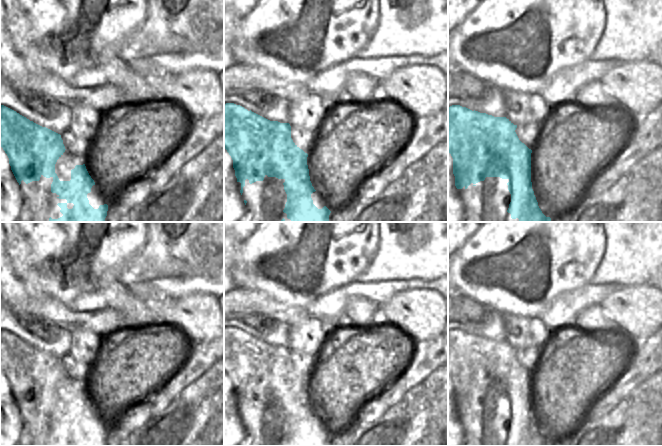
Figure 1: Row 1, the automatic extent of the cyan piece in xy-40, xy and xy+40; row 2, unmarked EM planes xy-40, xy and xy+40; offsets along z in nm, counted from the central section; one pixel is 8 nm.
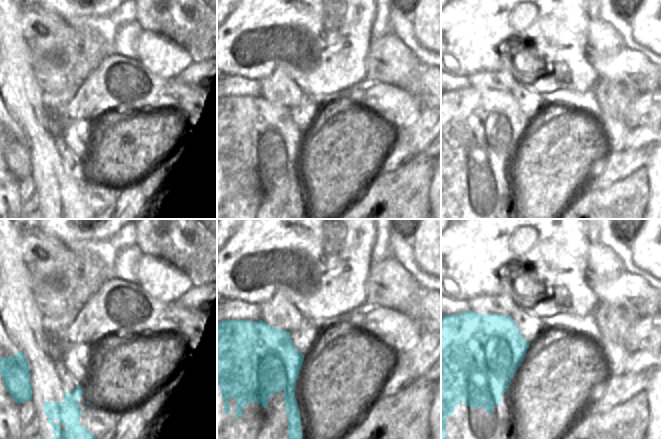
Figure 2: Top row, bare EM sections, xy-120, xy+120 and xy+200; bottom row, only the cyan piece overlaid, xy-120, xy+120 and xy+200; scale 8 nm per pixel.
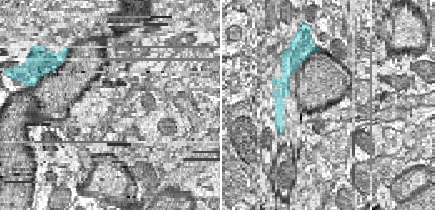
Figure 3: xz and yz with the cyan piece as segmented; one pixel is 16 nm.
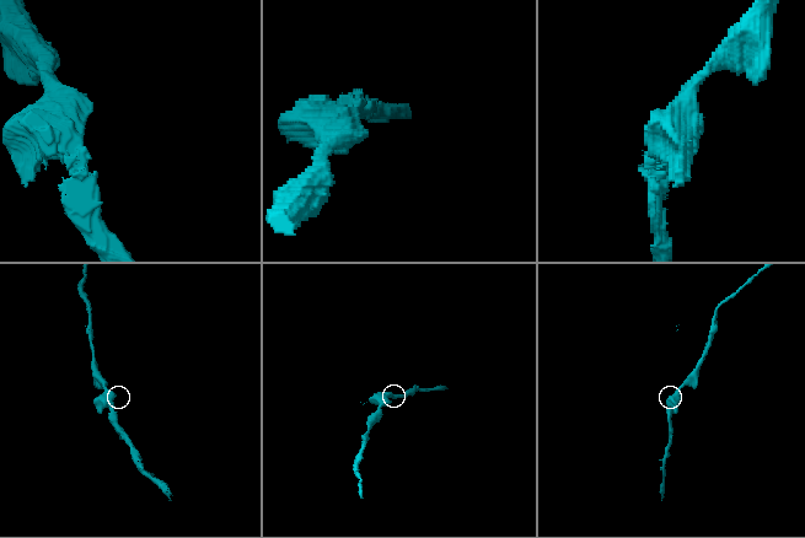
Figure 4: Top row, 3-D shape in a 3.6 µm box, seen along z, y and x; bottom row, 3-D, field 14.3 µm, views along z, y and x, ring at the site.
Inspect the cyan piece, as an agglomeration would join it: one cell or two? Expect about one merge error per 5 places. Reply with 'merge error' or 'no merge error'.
merge error

